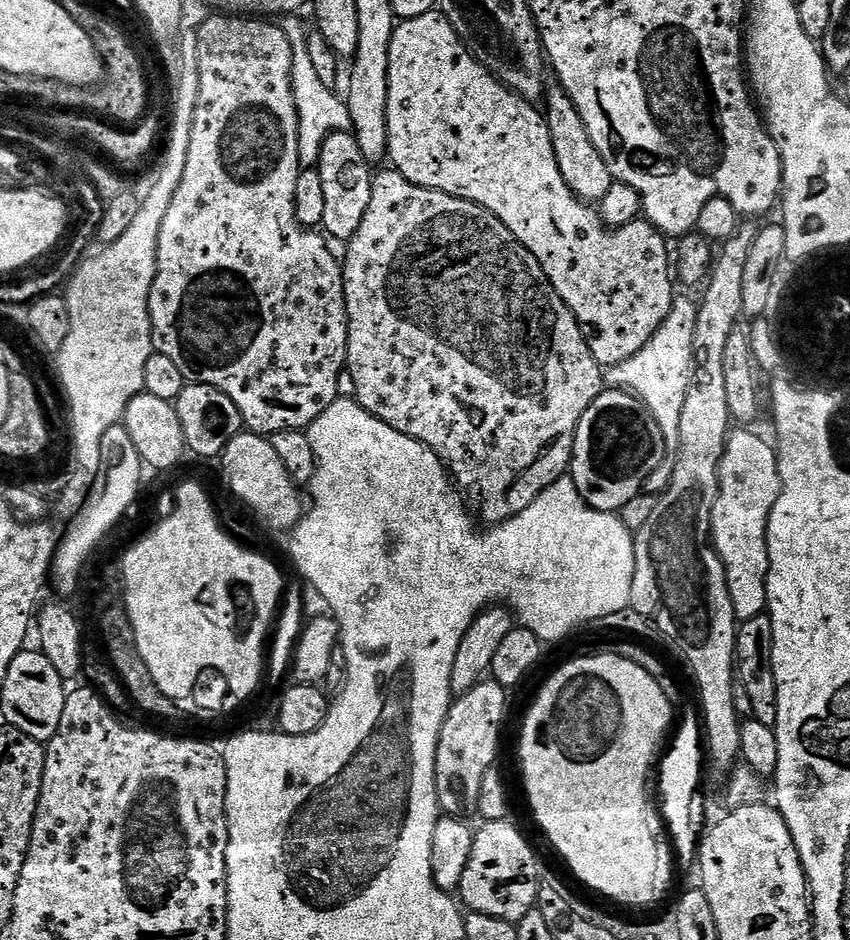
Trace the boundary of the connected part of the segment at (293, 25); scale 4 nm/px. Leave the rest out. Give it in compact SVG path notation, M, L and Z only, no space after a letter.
M289 14L283 17L282 27L286 38L290 38L290 50L292 51L292 93L294 94L294 106L298 110L298 122L300 123L300 137L298 138L298 150L300 151L300 167L316 168L322 142L330 138L333 132L346 132L351 129L350 110L343 99L340 100L335 95L333 89L327 88L318 78L314 71L314 65L310 59L310 50L308 49L309 29L304 28L300 21L301 17L296 14Z

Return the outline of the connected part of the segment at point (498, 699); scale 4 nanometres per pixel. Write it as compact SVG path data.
M485 678L478 686L474 686L470 690L466 690L466 694L455 697L452 704L448 707L448 713L444 719L444 725L440 731L438 738L438 750L436 751L436 796L440 800L441 809L448 814L468 814L471 810L479 809L480 795L482 794L482 778L486 778L486 770L490 770L496 763L496 755L500 752L500 727L504 724L504 715L508 712L508 696L509 693L496 680Z

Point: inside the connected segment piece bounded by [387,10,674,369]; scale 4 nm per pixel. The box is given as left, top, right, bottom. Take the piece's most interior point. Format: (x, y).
(452, 126)

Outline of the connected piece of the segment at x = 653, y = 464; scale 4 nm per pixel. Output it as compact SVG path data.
M605 390L582 414L582 422L578 422L578 430L574 434L574 450L572 451L572 463L570 475L572 481L578 486L578 494L594 510L599 512L619 513L630 498L641 495L644 492L644 483L654 470L666 459L664 447L664 435L650 410L631 392L623 390Z

